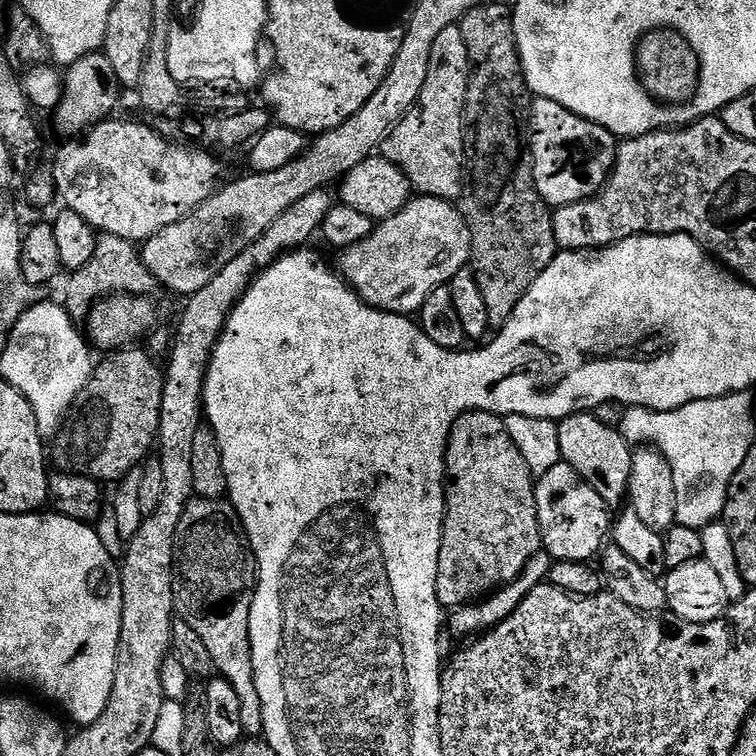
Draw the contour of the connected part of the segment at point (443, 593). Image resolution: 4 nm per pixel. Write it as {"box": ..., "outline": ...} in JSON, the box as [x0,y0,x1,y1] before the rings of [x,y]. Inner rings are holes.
{"box":[436,412,542,610],"outline":[[[467,412],[454,422],[448,439],[448,449],[444,455],[444,529],[442,530],[442,546],[438,554],[438,578],[436,579],[436,593],[441,609],[455,610],[487,597],[498,588],[505,588],[513,584],[526,570],[526,566],[542,551],[540,542],[540,527],[538,526],[538,506],[536,505],[536,486],[530,466],[526,464],[514,438],[507,432],[505,417],[496,416],[493,412]]]}

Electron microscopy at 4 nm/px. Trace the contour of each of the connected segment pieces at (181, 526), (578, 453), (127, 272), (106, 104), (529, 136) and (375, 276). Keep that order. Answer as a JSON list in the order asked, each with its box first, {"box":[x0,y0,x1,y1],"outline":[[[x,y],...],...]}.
[{"box":[172,498,264,738],"outline":[[[193,498],[178,522],[176,535],[176,566],[172,573],[175,615],[185,620],[190,630],[202,637],[210,658],[214,658],[216,672],[234,686],[238,703],[242,709],[242,730],[245,737],[260,738],[264,734],[262,720],[262,698],[258,698],[258,686],[254,683],[254,662],[250,646],[250,606],[256,593],[256,556],[252,553],[252,543],[246,534],[244,524],[236,508],[227,499],[201,500]]]},{"box":[557,411,633,509],"outline":[[[591,411],[575,412],[559,421],[557,432],[558,442],[561,443],[561,461],[574,466],[580,477],[590,482],[597,494],[602,494],[602,502],[606,502],[609,509],[619,509],[628,498],[633,445],[628,443],[619,428],[611,428],[598,422]]]},{"box":[62,235,158,322],"outline":[[[101,235],[94,246],[94,258],[90,258],[82,270],[71,273],[67,279],[68,293],[62,299],[62,304],[76,322],[87,321],[93,306],[102,299],[117,294],[151,297],[152,291],[158,288],[150,270],[146,270],[141,249],[133,241],[117,236]]]},{"box":[51,51,122,138],"outline":[[[103,51],[86,54],[86,58],[78,58],[78,62],[67,65],[64,77],[64,94],[56,106],[54,115],[51,117],[52,124],[60,138],[80,138],[92,131],[97,124],[103,124],[105,120],[113,115],[116,103],[120,100],[122,86],[118,82],[118,74],[114,74],[110,58],[104,56]]]},{"box":[526,99,617,210],"outline":[[[533,99],[531,112],[532,117],[526,120],[526,148],[530,153],[536,189],[548,207],[555,210],[596,195],[616,165],[617,137],[602,125],[558,106],[558,102]]]},{"box":[339,195,472,317],"outline":[[[417,195],[409,200],[406,207],[398,210],[398,214],[379,221],[373,227],[370,238],[362,238],[362,242],[343,249],[339,256],[339,275],[364,303],[383,312],[392,312],[395,316],[411,317],[419,313],[422,302],[430,298],[432,291],[448,285],[454,274],[471,261],[472,239],[464,216],[455,203]]]}]

